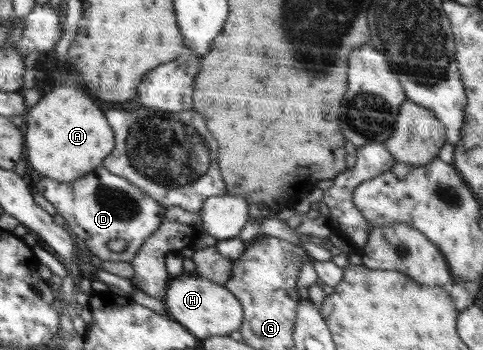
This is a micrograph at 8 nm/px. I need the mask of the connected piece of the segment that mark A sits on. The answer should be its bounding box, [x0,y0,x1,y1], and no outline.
[25,76,116,182]

